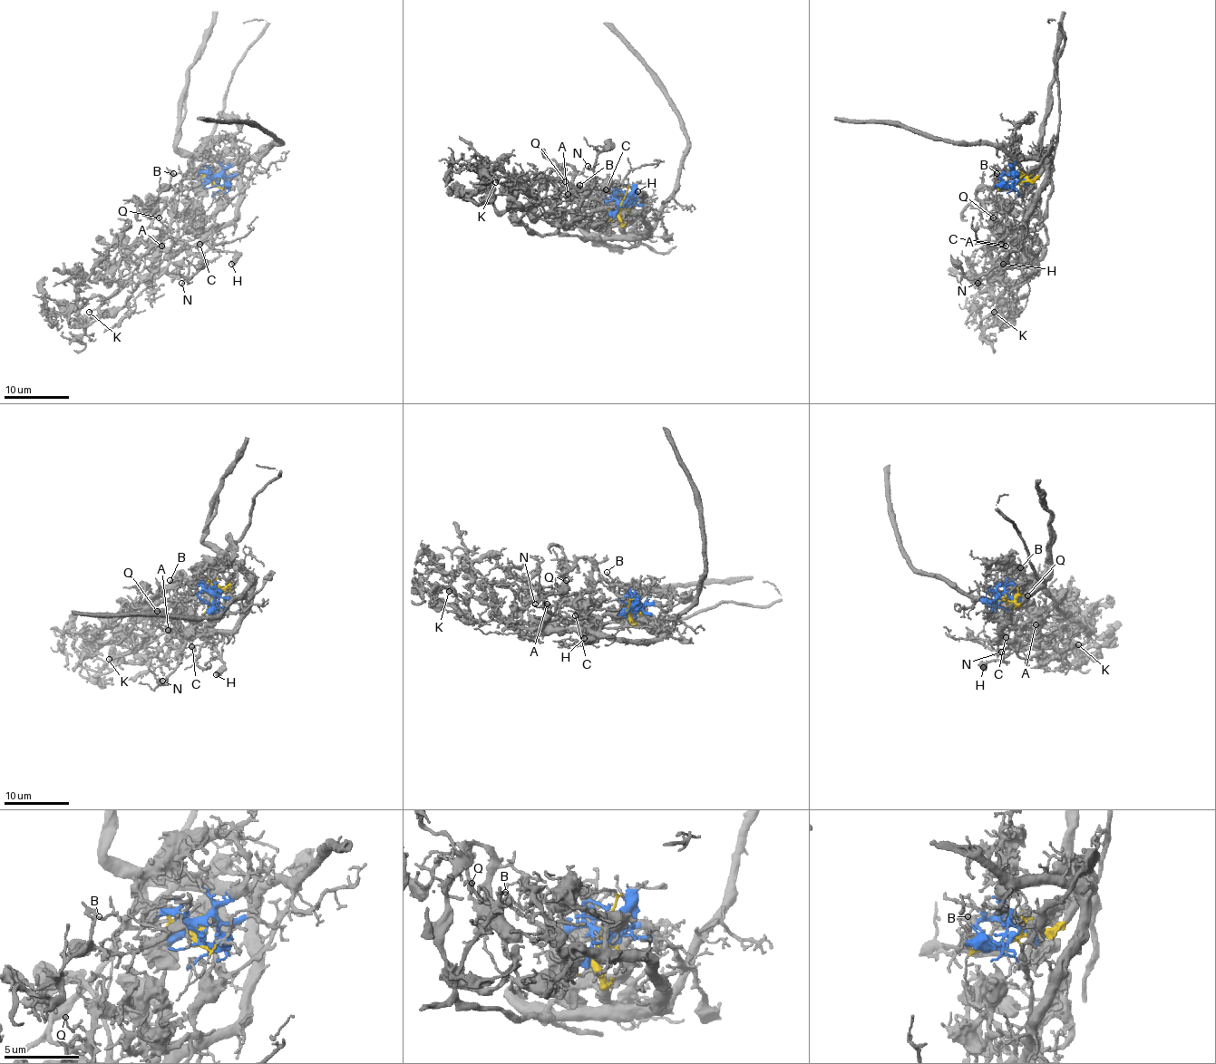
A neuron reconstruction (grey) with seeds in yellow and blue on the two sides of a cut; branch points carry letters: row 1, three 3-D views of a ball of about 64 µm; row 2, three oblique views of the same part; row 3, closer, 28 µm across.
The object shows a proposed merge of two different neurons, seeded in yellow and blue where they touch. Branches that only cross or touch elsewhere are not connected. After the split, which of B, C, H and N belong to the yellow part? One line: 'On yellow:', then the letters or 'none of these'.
On yellow: C, H, N

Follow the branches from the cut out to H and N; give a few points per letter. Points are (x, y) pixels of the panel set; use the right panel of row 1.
H: (1017, 183), (1032, 181), (1046, 163), (1046, 186), (1026, 218), (1020, 249), (1009, 254), (1003, 264)
N: (1017, 183), (1032, 181), (1046, 163), (1046, 186), (1026, 218), (1022, 245), (1026, 257), (991, 267), (977, 283)

